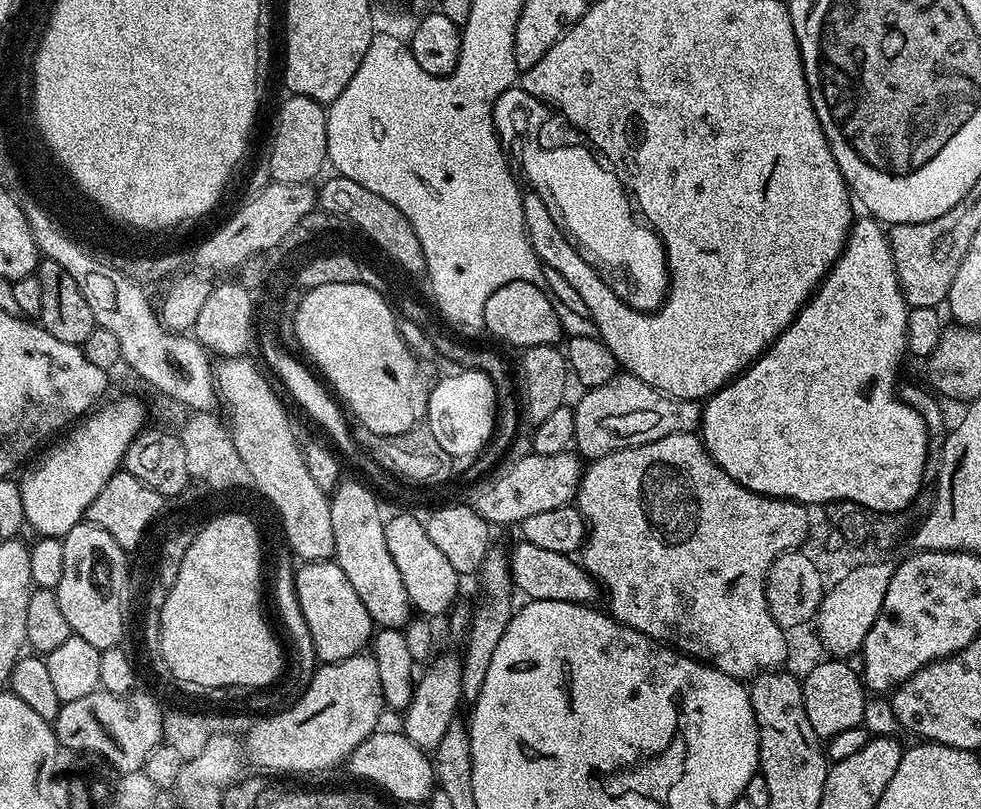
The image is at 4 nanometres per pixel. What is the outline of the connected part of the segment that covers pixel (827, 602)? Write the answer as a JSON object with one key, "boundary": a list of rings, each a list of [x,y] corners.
{"boundary":[[[876,558],[873,564],[869,562],[860,563],[852,570],[842,582],[829,587],[824,593],[824,600],[820,603],[820,610],[814,617],[814,627],[820,633],[820,638],[824,643],[825,649],[836,658],[852,658],[852,655],[859,653],[866,642],[866,634],[870,634],[870,626],[874,626],[874,618],[882,610],[882,598],[886,598],[886,590],[890,586],[893,565],[887,564],[887,559]]]}

